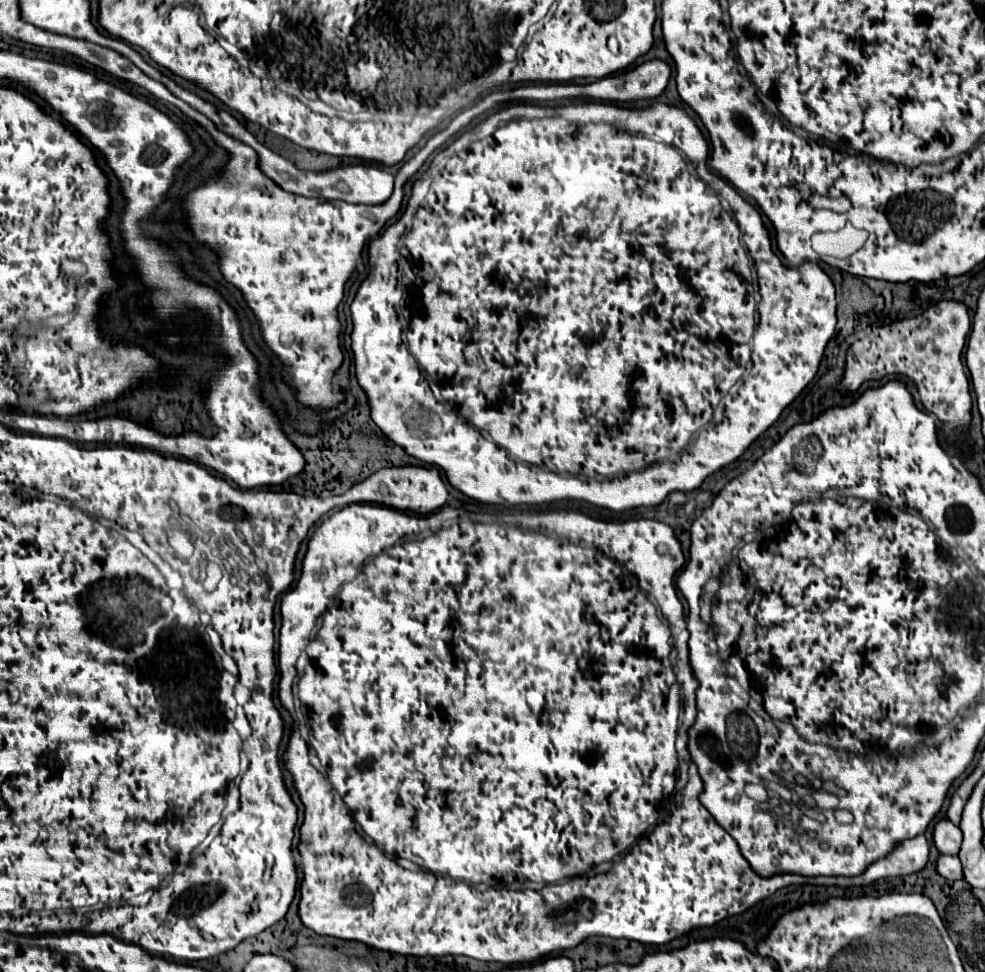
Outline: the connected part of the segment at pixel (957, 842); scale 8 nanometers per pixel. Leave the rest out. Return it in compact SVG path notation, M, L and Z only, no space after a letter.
M939 820L933 828L933 842L941 854L957 854L961 846L963 834L961 830L949 822L949 820Z

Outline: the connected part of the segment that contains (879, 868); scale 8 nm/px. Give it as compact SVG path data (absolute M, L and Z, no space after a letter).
M925 836L909 838L907 842L899 842L895 846L893 854L887 854L887 858L881 858L879 862L873 862L863 874L855 878L843 878L845 886L865 886L871 880L883 878L883 876L907 876L919 872L929 858L929 844Z

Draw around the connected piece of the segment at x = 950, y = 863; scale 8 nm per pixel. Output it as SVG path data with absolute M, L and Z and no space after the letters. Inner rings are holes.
M939 856L935 870L947 880L961 880L961 862L957 856Z

